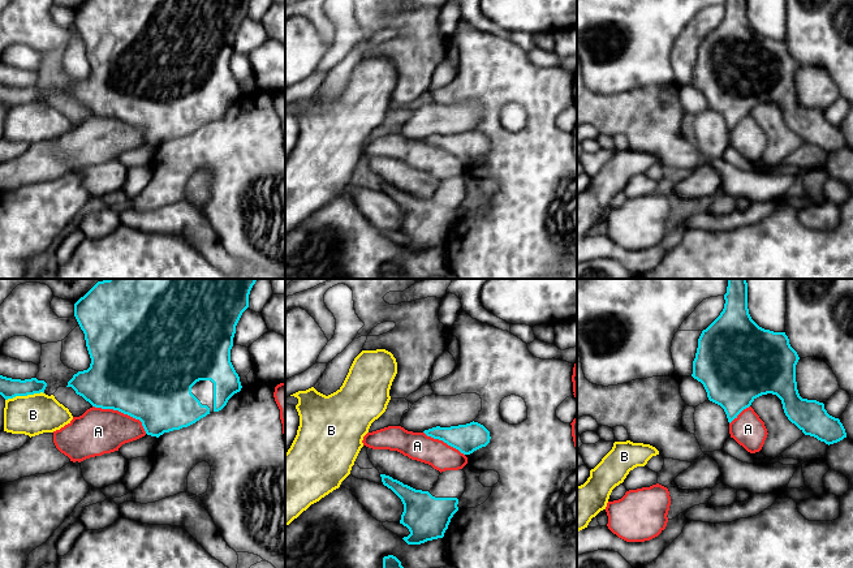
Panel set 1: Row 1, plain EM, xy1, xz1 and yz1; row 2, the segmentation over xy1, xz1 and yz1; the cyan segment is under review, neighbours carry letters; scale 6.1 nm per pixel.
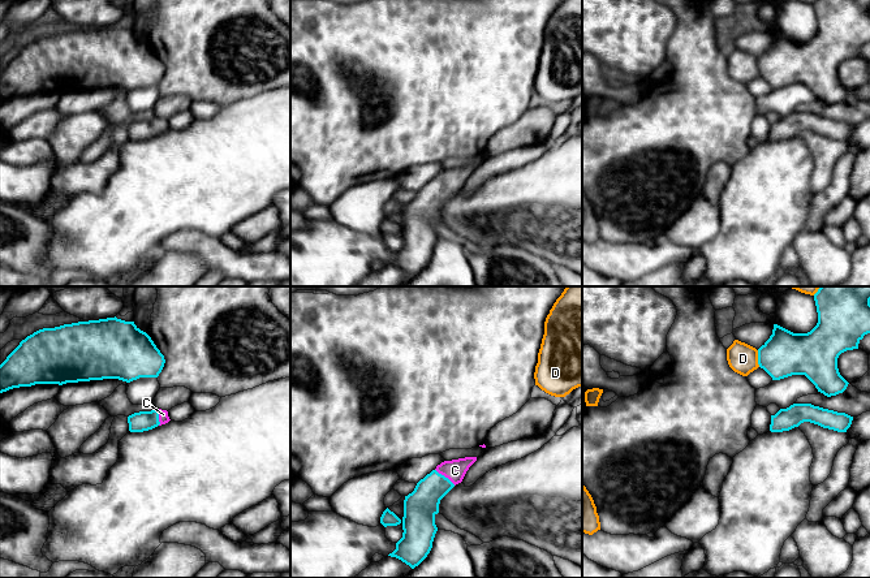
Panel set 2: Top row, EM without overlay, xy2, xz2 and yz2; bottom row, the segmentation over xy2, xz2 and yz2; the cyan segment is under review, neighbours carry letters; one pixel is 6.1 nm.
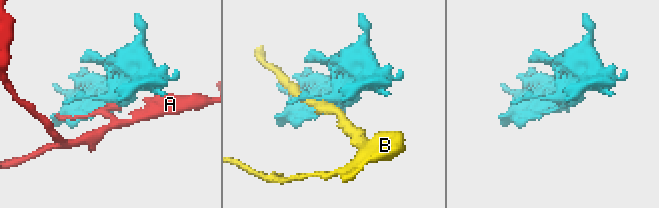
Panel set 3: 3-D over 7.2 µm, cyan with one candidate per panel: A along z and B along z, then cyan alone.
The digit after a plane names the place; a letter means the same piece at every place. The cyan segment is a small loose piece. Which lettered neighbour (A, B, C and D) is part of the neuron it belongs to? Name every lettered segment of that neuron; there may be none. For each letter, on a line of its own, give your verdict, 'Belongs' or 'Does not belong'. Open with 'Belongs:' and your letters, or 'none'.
Belongs: C
A: Does not belong
B: Does not belong
C: Belongs
D: Does not belong

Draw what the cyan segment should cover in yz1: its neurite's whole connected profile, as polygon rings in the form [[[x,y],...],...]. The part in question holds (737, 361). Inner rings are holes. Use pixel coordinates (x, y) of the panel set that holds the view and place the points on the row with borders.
[[[728,279],[724,300],[723,311],[698,339],[692,376],[703,384],[708,400],[724,409],[728,422],[737,418],[757,397],[772,393],[781,400],[788,419],[805,435],[828,446],[846,438],[843,423],[827,413],[823,403],[800,396],[796,382],[796,365],[800,357],[790,347],[785,332],[764,330],[751,319],[746,279]]]

